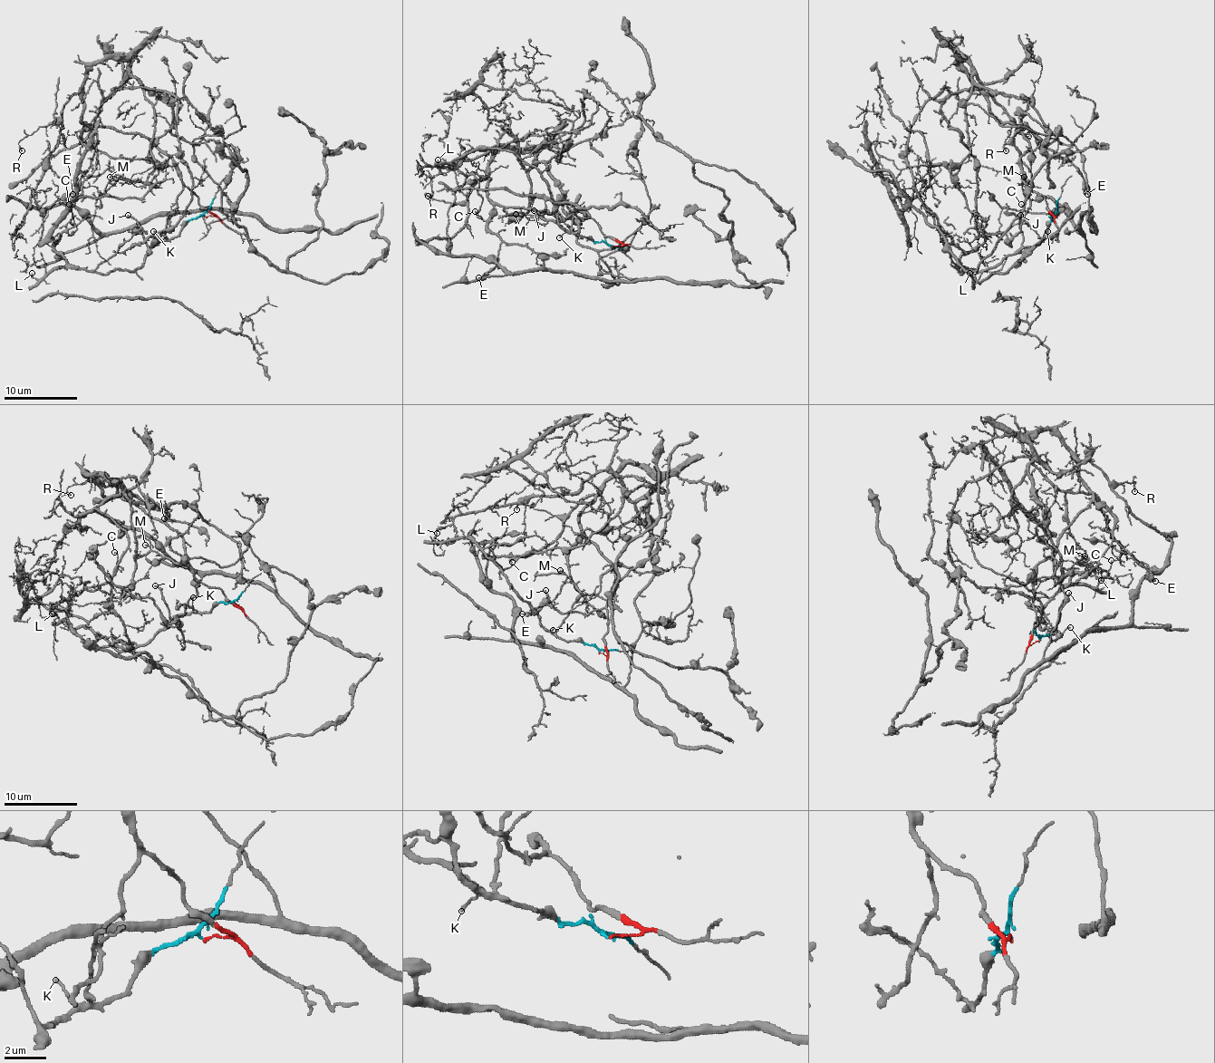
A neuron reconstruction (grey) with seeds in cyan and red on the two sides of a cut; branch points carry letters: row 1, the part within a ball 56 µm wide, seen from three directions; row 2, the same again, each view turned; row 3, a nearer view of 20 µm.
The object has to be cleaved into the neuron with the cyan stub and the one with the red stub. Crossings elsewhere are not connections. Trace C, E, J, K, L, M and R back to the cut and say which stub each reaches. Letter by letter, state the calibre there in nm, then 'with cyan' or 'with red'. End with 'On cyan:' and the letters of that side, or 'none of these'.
C: 110 nm thick; with cyan
E: 100 nm thick; with red
J: 190 nm thick; with cyan
K: 110 nm thick; with cyan
L: 100 nm thick; with cyan
M: 120 nm thick; with red
R: 140 nm thick; with red
On cyan: C, J, K, L

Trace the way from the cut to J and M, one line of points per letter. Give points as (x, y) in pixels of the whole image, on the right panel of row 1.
J: (1056, 216), (1053, 217), (1046, 236), (1025, 246), (1019, 216)
M: (1056, 217), (1025, 182), (1028, 144), (959, 59), (977, 83), (1028, 101), (1014, 135), (1023, 177)

